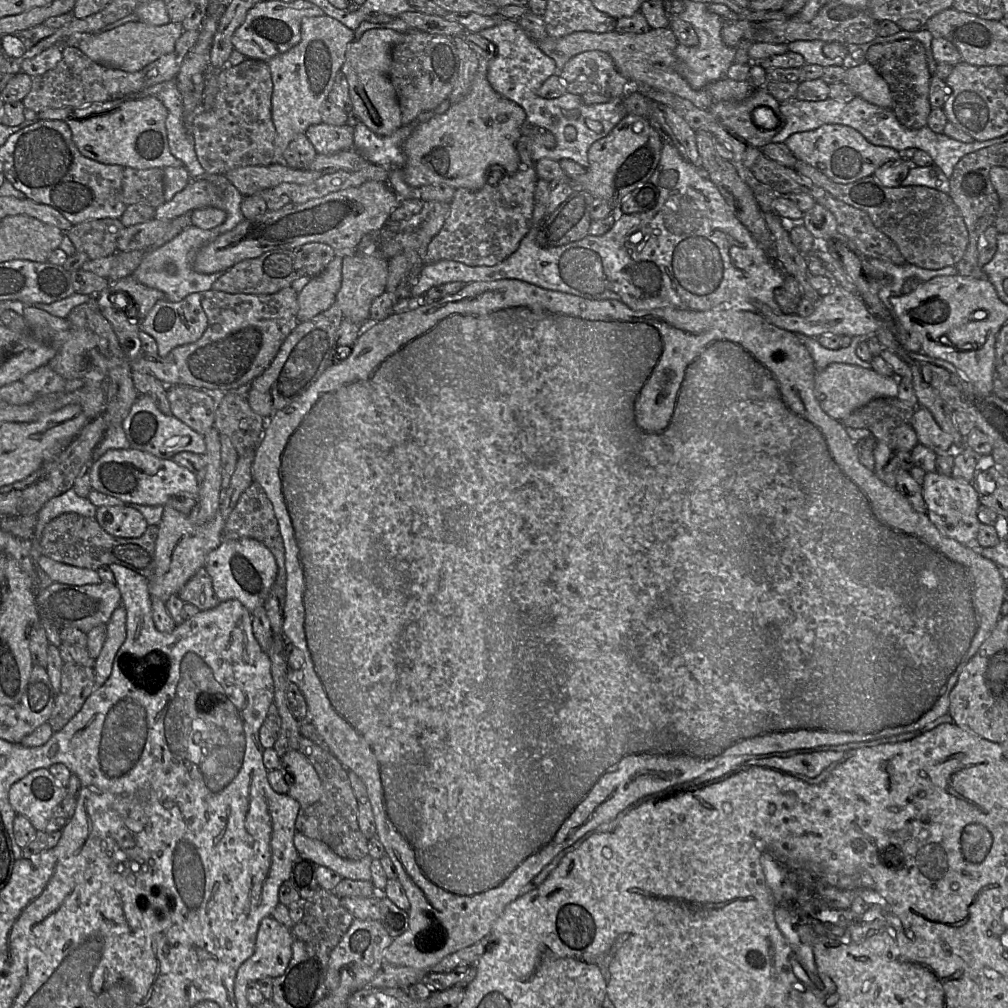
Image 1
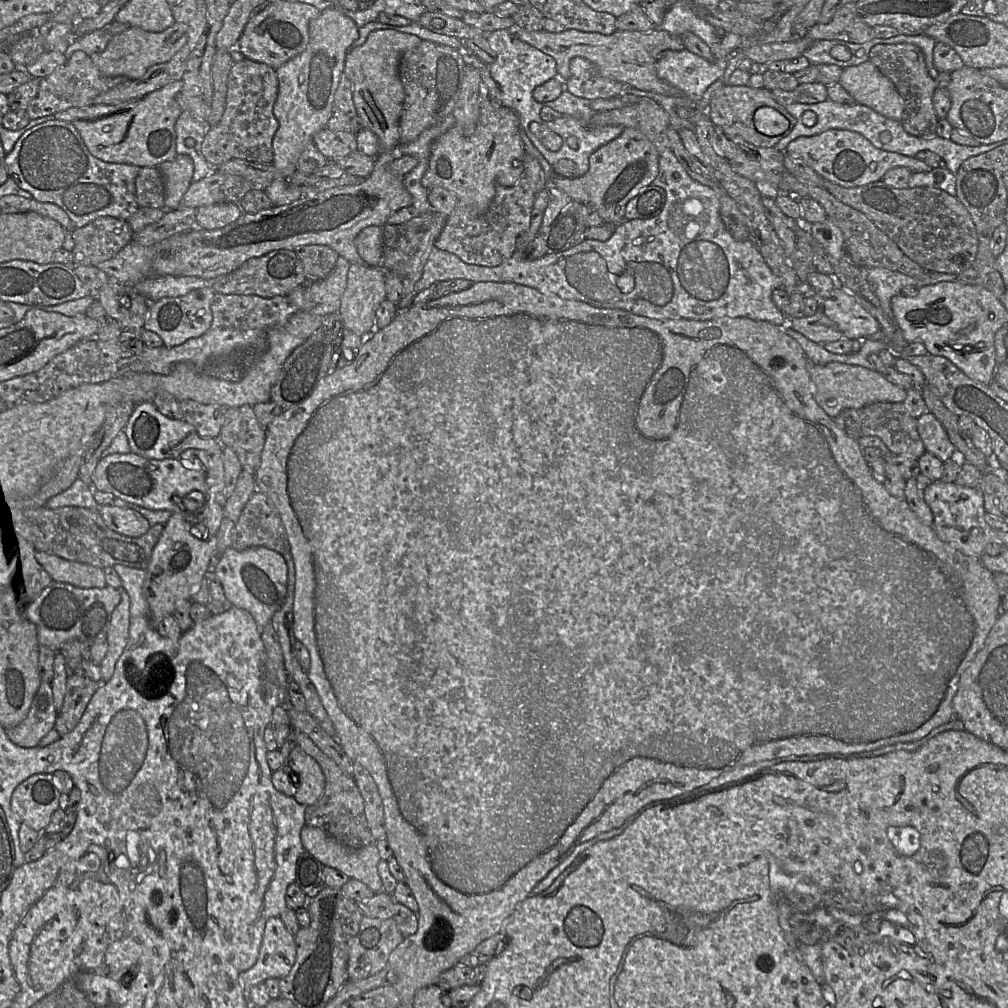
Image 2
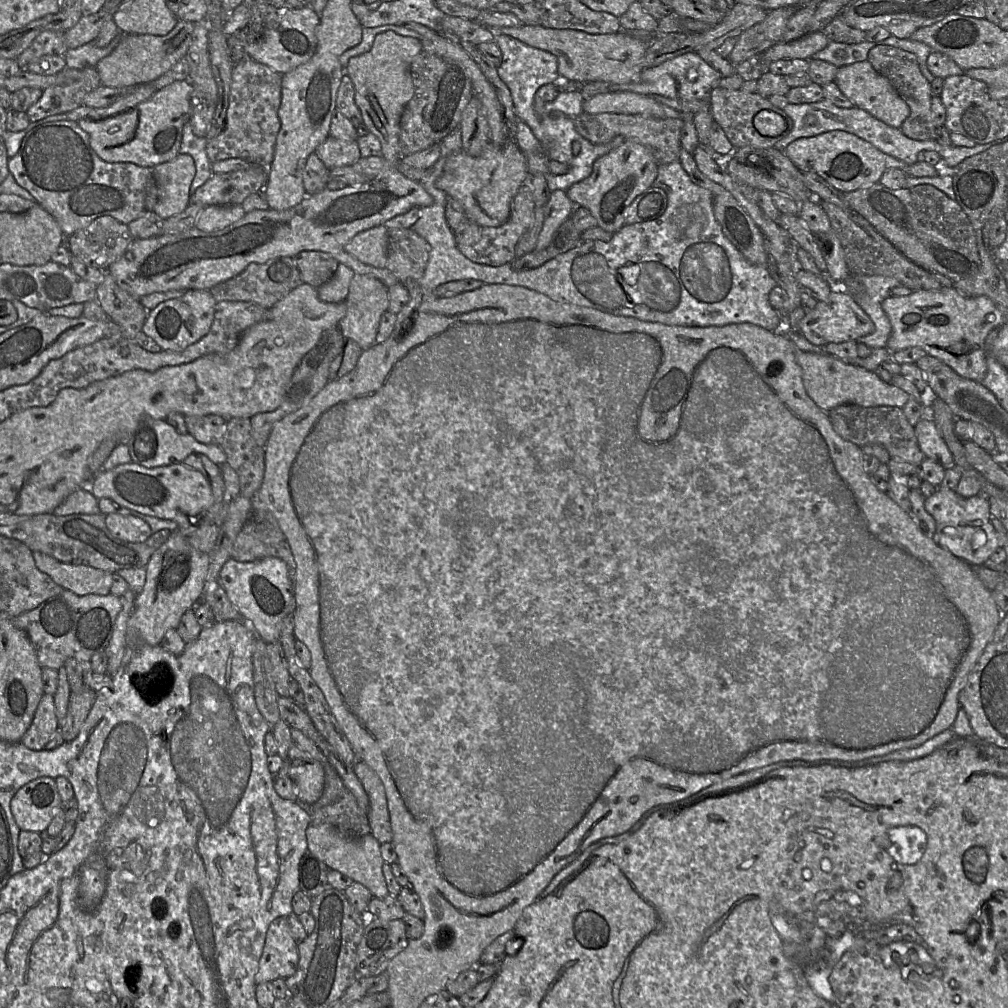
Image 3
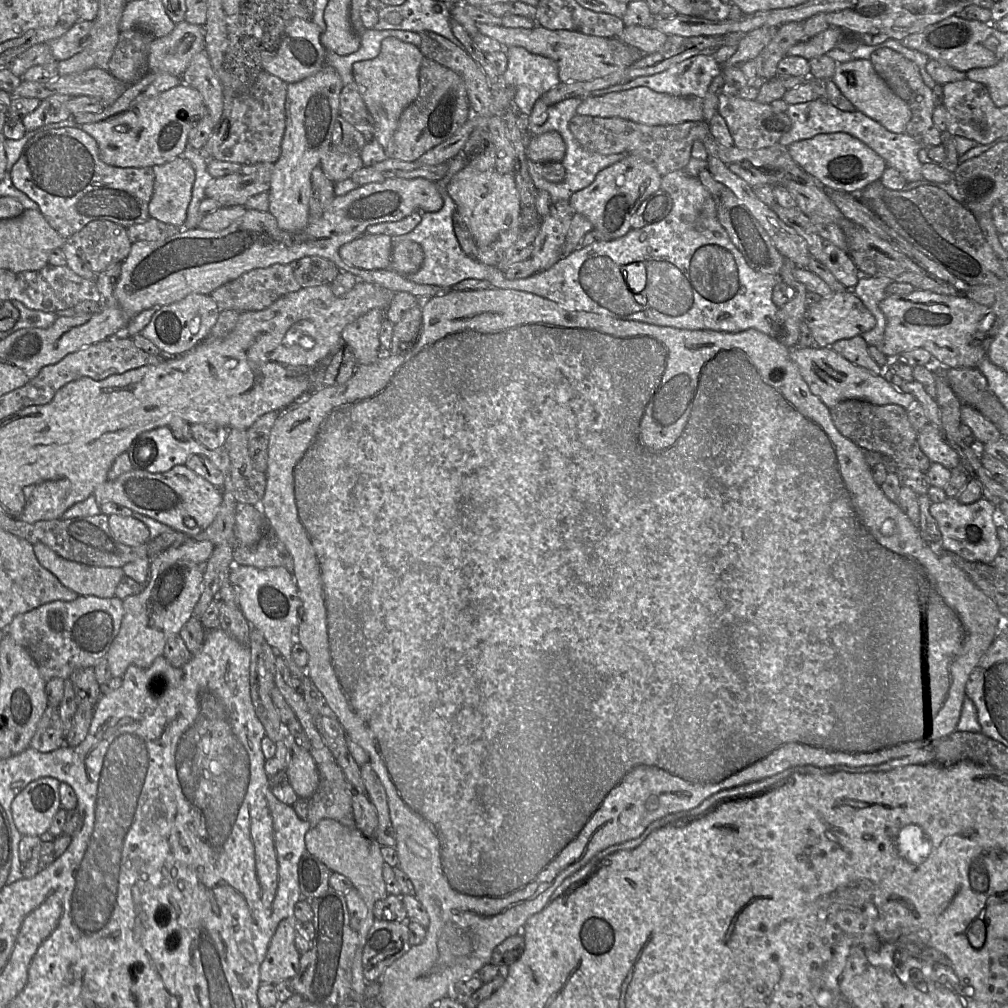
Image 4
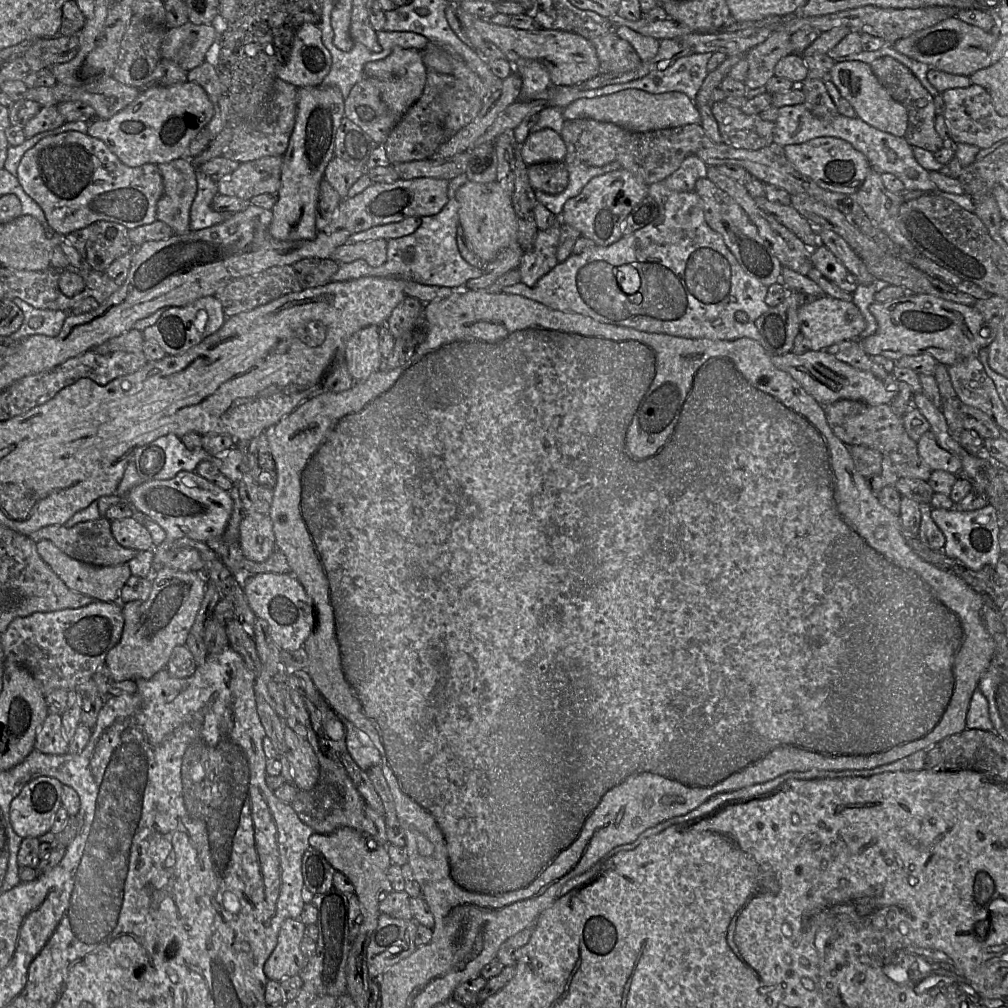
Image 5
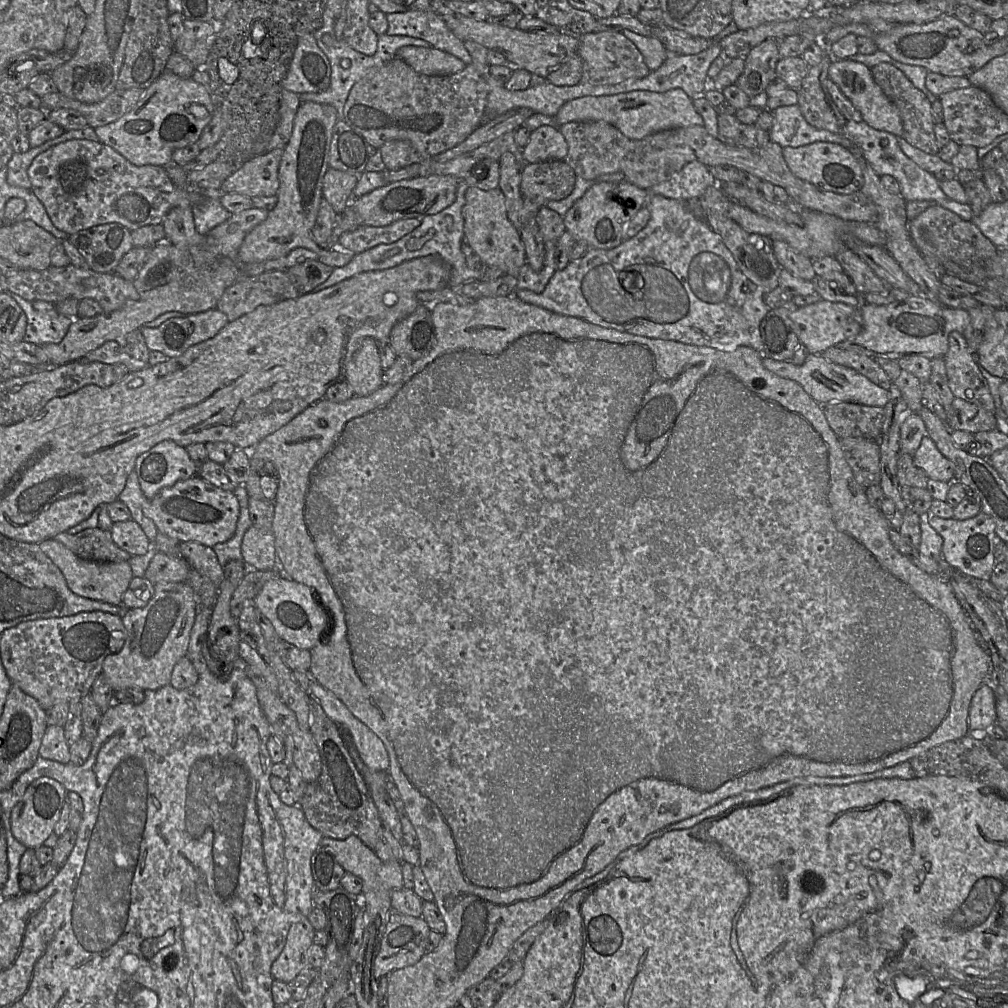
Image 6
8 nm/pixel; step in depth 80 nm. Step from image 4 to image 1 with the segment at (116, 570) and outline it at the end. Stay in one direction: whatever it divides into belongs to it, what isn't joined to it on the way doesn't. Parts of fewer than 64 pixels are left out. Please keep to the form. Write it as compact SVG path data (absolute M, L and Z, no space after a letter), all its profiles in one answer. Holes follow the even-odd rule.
M44 555L40 556L38 566L47 574L52 582L59 582L74 586L99 584L103 582L96 570L79 568L57 562Z

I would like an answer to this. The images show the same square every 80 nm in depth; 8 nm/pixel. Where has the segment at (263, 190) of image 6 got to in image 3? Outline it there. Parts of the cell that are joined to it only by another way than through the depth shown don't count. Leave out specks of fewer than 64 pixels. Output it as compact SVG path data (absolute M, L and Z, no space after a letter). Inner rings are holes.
M253 165L246 170L213 173L190 196L190 203L208 205L241 204L250 194L264 189L268 168Z

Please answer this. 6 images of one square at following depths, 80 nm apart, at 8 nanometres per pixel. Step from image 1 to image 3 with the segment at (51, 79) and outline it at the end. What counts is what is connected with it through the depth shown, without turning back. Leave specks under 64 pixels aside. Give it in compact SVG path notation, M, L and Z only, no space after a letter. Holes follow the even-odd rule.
M85 67L81 77L69 85L50 86L43 90L39 100L26 111L30 122L40 121L48 116L69 112L83 103L85 95L101 85L95 67Z

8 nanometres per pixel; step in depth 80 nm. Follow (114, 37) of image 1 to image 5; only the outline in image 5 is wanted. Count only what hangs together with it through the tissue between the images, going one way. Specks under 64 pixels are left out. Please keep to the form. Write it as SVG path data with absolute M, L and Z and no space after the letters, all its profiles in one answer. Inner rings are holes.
M189 21L177 28L167 28L160 54L162 59L177 63L186 71L206 61L206 54L218 39L212 25L196 25Z

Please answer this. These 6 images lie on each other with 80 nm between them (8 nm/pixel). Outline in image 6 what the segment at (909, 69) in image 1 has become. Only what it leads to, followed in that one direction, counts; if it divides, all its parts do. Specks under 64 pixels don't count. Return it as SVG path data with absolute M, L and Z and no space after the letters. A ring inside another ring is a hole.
M882 62L870 68L875 82L885 95L897 106L903 125L902 137L912 146L928 153L937 155L940 148L934 131L932 103L927 96L908 79L899 69L890 63Z

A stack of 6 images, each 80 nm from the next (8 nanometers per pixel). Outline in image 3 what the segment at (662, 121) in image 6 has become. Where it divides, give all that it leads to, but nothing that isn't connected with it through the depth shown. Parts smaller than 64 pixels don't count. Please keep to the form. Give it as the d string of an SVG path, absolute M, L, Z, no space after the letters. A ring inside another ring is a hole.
M630 91L608 92L586 98L582 105L588 114L618 113L656 118L681 118L681 114L651 96Z

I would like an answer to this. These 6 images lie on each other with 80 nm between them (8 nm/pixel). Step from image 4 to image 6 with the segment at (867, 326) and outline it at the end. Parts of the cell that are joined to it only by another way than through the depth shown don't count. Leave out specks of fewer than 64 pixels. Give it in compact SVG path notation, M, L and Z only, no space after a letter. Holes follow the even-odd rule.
M821 299L807 306L794 308L790 318L799 342L807 348L809 354L822 354L828 348L856 336L861 330L860 311L842 302Z

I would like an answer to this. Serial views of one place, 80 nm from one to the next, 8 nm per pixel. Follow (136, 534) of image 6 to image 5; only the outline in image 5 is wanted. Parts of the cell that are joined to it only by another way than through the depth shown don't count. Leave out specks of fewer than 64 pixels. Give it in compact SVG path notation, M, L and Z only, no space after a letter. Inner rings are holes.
M133 517L110 521L112 534L121 546L139 552L151 550L154 547L150 532Z

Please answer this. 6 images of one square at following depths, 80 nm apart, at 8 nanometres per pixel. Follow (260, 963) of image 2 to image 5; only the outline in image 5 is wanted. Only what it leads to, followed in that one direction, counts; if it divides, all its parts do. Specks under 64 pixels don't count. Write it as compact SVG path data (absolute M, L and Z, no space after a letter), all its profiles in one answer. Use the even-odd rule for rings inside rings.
M287 919L280 928L275 949L264 965L269 980L281 981L299 975L308 960L301 951L306 925L300 919Z

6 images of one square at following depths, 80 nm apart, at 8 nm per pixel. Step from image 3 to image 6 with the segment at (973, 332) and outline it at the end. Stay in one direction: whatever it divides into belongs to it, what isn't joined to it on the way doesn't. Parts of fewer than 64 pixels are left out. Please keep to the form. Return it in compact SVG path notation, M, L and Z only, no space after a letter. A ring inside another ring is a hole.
M899 295L898 299L886 304L865 303L860 309L860 332L836 347L851 350L869 357L898 360L909 354L917 354L929 360L944 357L948 351L948 336L957 331L965 340L971 340L973 326L967 310L943 306L923 295Z

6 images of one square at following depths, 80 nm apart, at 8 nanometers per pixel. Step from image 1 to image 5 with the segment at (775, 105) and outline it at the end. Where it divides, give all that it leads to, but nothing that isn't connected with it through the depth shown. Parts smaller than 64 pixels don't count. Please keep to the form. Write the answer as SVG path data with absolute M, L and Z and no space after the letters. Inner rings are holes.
M725 100L711 105L725 144L734 148L758 150L774 142L775 122L763 120L759 114L747 115Z

